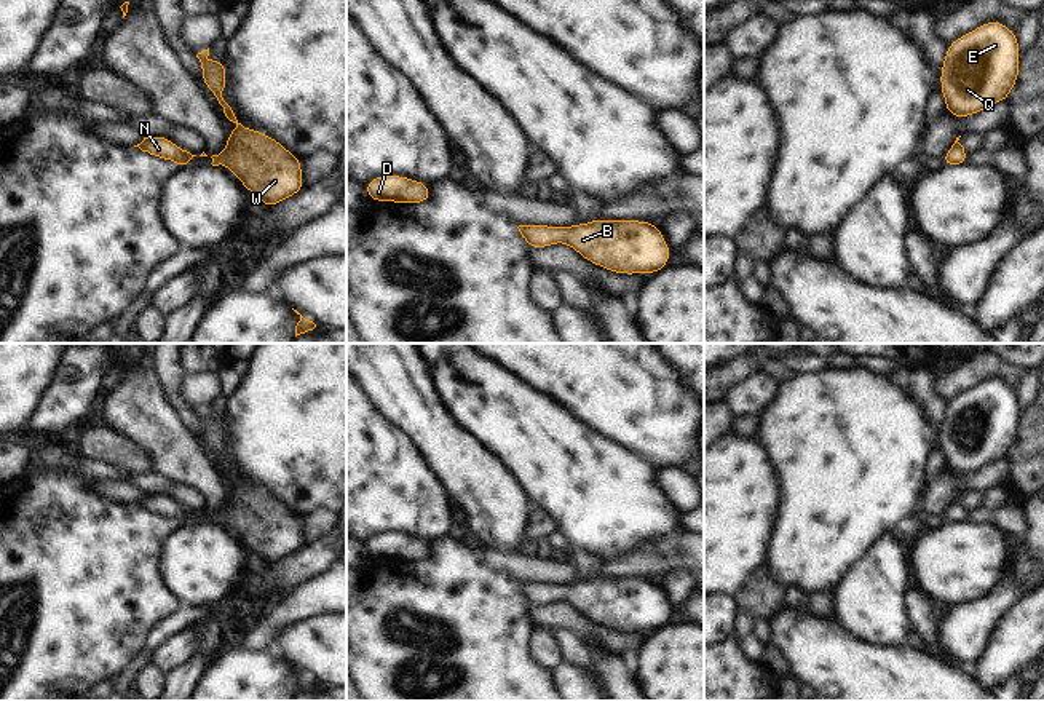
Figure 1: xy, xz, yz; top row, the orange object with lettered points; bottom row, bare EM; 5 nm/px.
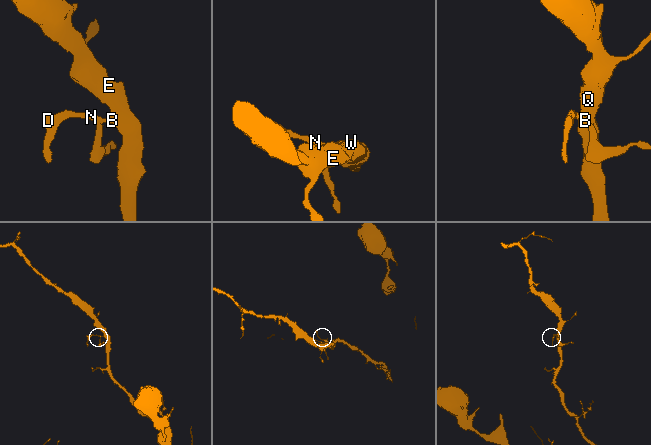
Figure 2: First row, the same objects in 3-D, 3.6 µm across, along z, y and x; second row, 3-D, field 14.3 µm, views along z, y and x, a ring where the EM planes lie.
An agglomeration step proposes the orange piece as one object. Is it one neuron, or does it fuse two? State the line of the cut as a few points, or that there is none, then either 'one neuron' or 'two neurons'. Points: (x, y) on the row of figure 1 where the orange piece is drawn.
no cut; one neuron

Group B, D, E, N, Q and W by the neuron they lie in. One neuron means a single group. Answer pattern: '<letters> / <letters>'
B D E N Q W

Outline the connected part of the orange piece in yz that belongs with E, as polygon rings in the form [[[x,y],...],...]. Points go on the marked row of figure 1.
[[[1001,21],[953,40],[940,67],[945,112],[963,120],[1007,101],[1018,80],[1020,57],[1017,34]]]

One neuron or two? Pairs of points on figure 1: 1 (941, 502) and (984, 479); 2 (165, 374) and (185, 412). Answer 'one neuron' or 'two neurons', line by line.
1: one neuron
2: one neuron

